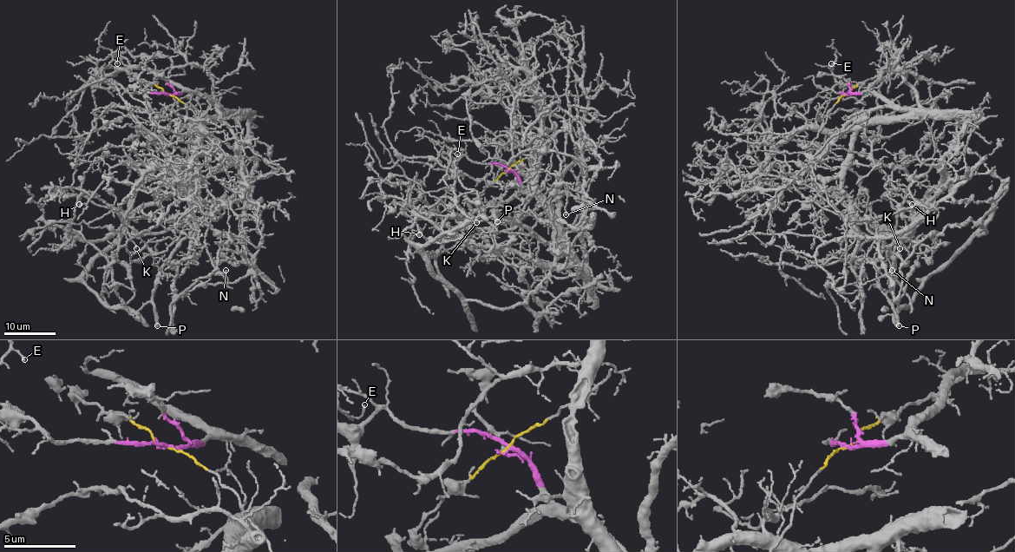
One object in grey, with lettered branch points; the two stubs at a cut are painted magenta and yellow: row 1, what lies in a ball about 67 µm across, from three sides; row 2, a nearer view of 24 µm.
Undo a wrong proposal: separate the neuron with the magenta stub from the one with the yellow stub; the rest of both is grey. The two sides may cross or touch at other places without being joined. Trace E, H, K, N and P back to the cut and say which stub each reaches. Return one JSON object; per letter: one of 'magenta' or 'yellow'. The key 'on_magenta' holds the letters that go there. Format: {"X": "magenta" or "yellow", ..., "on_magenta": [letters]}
{"E": "magenta", "H": "magenta", "K": "yellow", "N": "yellow", "P": "yellow", "on_magenta": ["E", "H"]}

